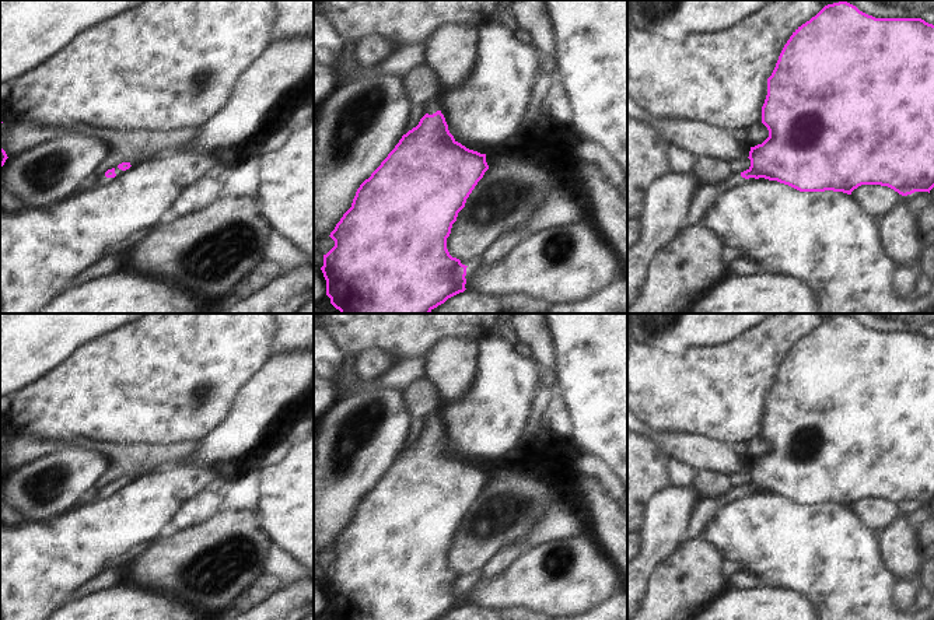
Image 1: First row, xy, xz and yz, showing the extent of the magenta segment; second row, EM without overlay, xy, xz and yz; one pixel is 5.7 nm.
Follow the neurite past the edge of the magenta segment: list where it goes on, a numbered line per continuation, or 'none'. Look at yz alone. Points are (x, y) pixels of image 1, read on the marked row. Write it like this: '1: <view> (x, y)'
1: yz (705, 196)

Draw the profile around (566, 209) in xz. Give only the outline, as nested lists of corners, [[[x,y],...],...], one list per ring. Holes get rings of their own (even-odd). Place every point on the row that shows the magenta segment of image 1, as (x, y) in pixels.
[[[563,195],[545,199],[527,228],[529,234],[534,234],[549,227],[578,224],[583,221],[588,221],[588,206],[585,197]]]

